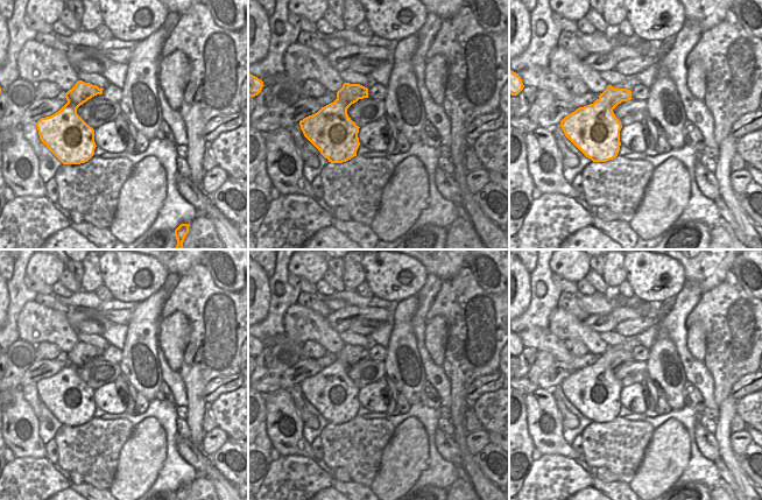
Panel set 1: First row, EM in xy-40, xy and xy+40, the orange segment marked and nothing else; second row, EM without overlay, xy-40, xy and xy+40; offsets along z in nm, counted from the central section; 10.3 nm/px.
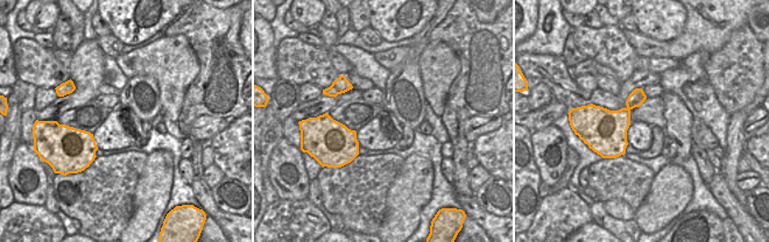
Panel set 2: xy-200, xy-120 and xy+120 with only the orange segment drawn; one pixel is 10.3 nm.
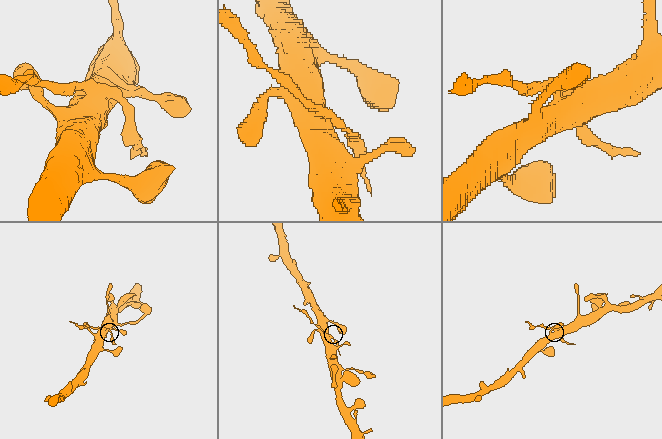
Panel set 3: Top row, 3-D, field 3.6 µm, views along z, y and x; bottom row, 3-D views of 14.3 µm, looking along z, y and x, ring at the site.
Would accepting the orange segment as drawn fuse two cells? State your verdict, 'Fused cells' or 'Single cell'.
Fused cells.

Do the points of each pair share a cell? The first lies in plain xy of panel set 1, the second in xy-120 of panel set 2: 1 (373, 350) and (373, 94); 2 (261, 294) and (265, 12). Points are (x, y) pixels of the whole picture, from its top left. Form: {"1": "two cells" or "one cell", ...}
{"1": "one cell", "2": "two cells"}

